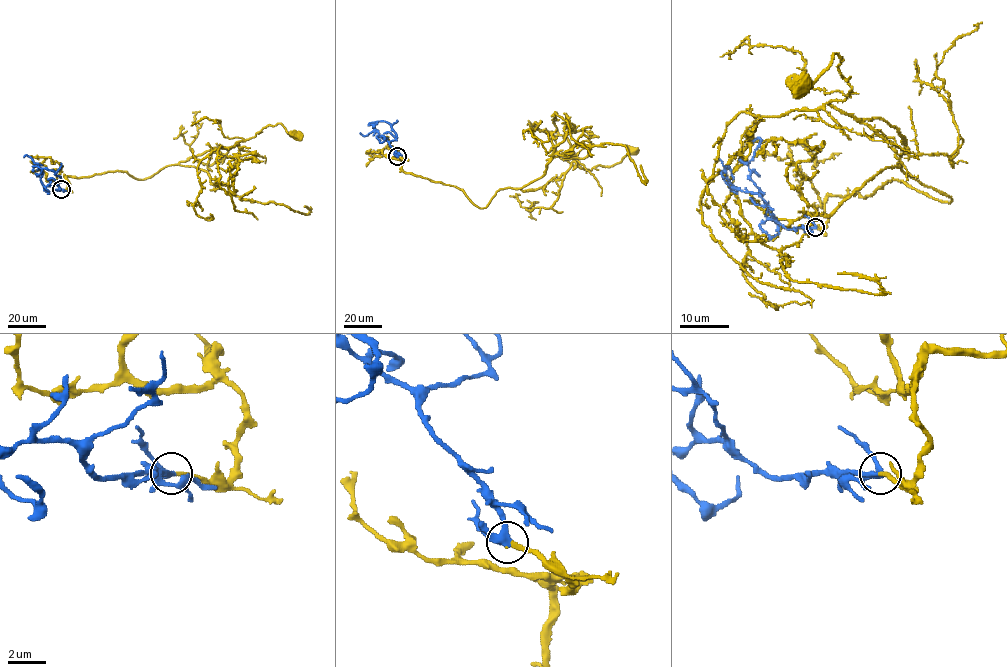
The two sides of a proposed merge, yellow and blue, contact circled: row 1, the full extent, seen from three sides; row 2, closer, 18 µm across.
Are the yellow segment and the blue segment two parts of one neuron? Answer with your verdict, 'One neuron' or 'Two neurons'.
One neuron

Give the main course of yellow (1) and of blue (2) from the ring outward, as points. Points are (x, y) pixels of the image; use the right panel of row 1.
1: (815, 227), (893, 179), (951, 201), (894, 127), (829, 105), (852, 89), (835, 53), (800, 87)
2: (815, 227), (785, 228), (776, 220), (759, 226), (778, 232), (750, 178), (748, 163), (761, 142), (753, 143)

